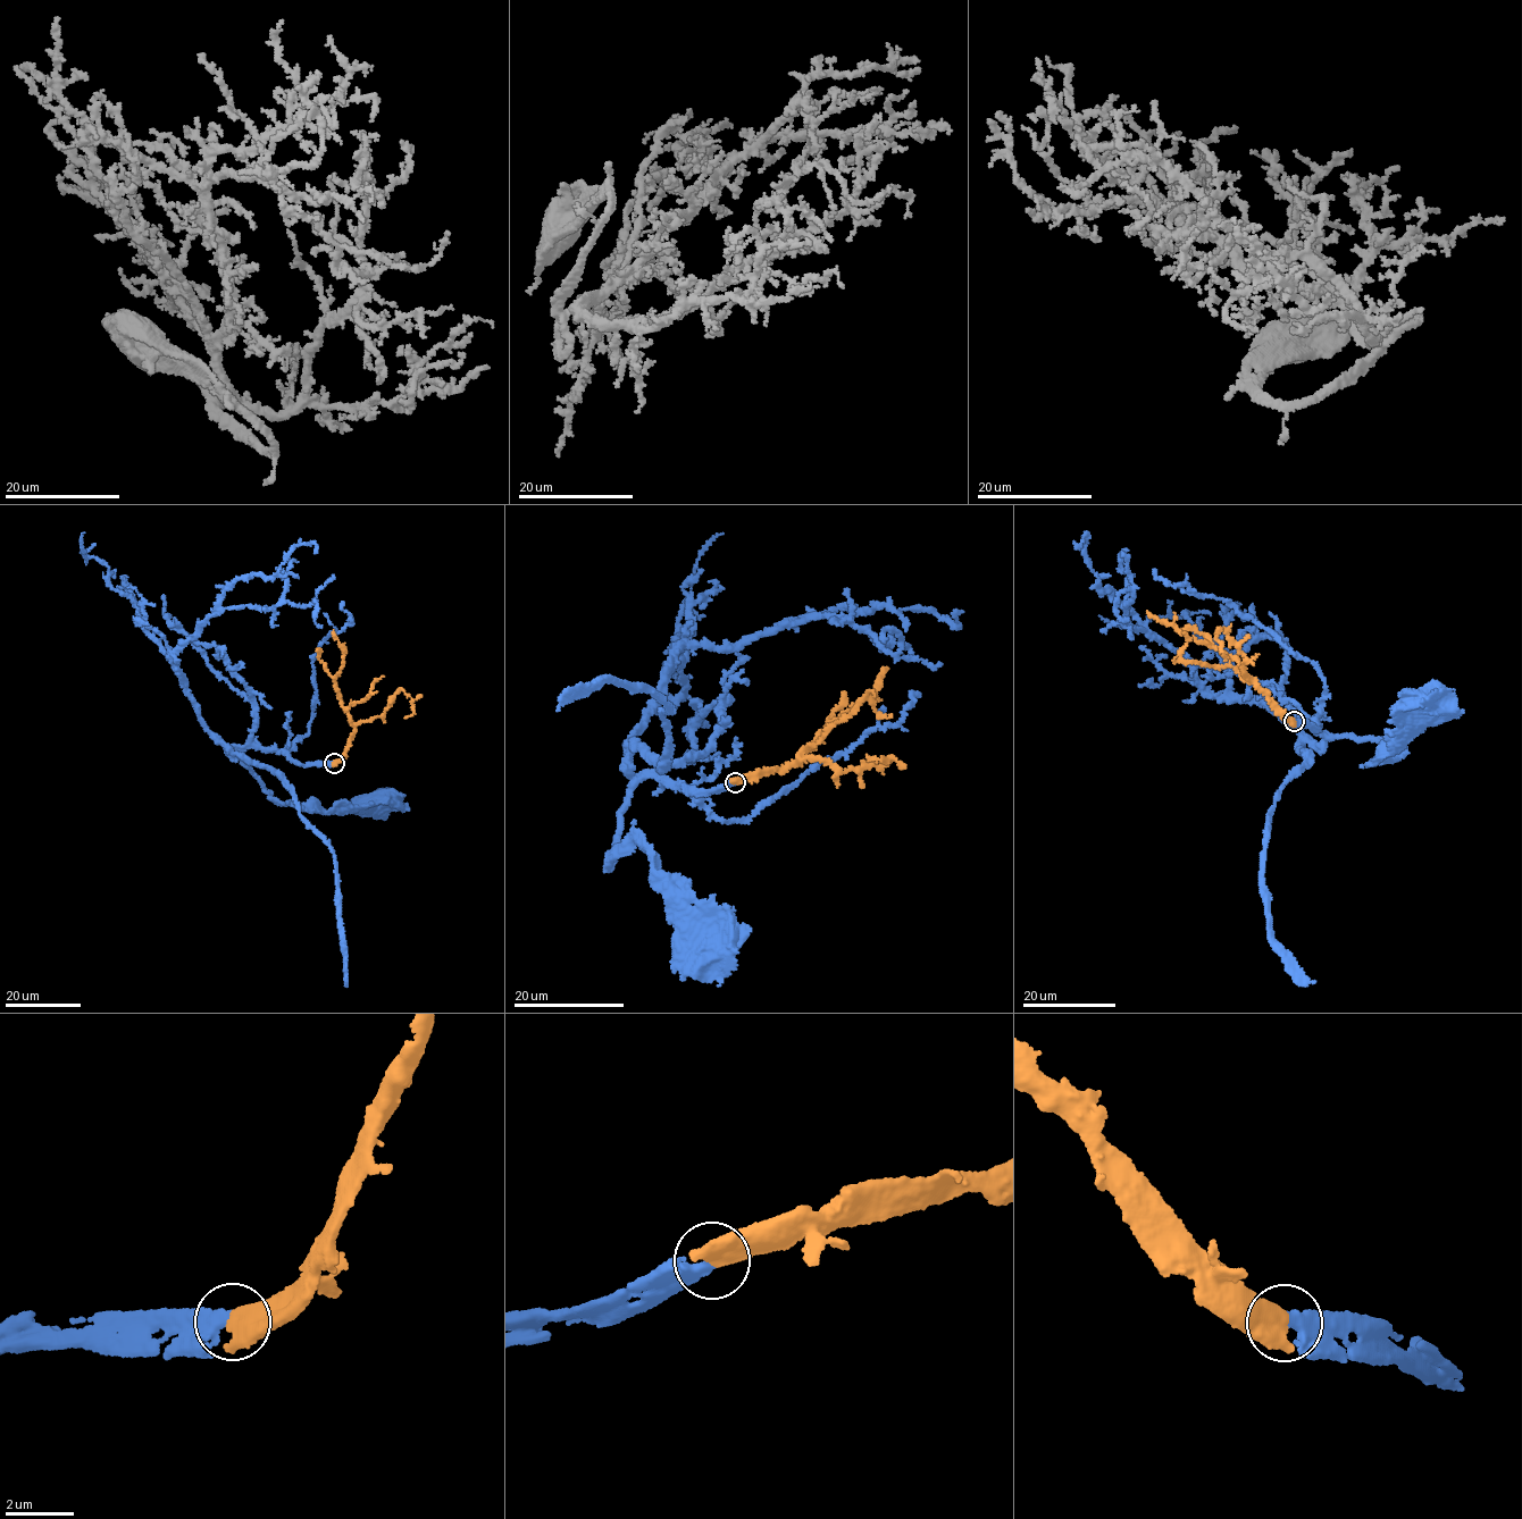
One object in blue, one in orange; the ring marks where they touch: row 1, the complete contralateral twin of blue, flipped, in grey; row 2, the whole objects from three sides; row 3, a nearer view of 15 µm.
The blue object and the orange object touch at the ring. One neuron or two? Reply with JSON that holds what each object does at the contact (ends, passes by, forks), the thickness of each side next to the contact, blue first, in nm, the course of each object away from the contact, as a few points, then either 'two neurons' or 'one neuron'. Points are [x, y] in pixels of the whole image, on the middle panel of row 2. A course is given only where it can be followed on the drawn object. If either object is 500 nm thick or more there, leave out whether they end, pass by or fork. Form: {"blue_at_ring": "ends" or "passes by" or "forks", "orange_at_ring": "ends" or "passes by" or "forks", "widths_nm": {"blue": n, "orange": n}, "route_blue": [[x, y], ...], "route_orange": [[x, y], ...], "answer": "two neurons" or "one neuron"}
{"widths_nm": {"blue": 400, "orange": 550}, "route_blue": [[735, 782], [692, 795], [642, 778], [608, 864], [636, 841], [675, 922], [708, 948]], "route_orange": [[735, 782], [777, 770], [810, 749], [818, 735], [875, 690], [887, 669]], "answer": "one neuron"}

